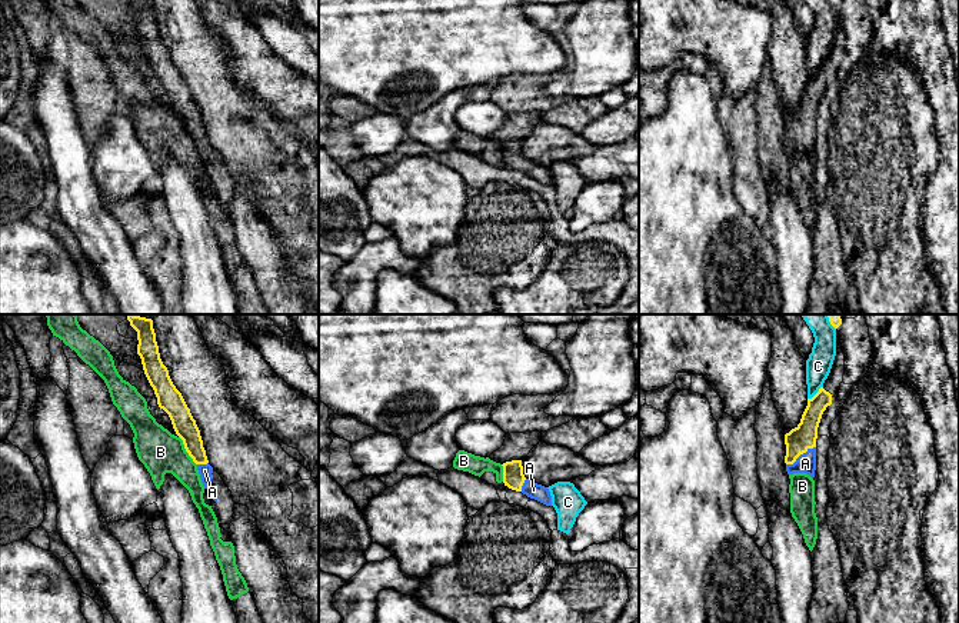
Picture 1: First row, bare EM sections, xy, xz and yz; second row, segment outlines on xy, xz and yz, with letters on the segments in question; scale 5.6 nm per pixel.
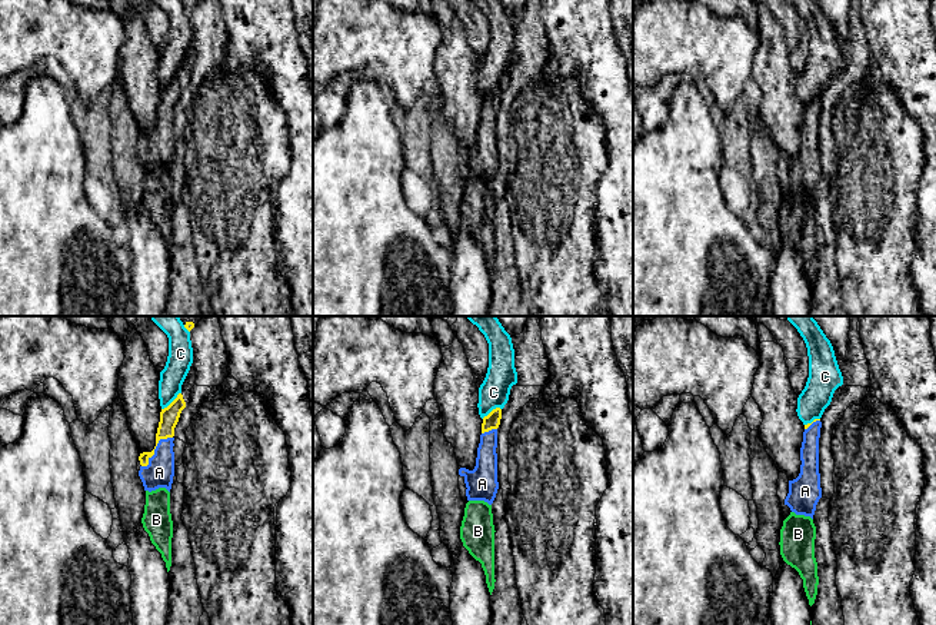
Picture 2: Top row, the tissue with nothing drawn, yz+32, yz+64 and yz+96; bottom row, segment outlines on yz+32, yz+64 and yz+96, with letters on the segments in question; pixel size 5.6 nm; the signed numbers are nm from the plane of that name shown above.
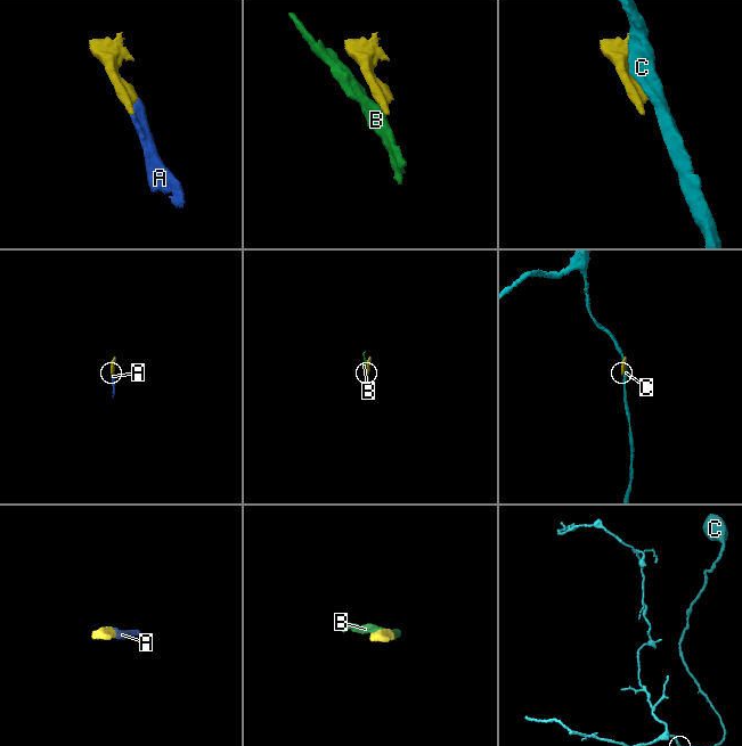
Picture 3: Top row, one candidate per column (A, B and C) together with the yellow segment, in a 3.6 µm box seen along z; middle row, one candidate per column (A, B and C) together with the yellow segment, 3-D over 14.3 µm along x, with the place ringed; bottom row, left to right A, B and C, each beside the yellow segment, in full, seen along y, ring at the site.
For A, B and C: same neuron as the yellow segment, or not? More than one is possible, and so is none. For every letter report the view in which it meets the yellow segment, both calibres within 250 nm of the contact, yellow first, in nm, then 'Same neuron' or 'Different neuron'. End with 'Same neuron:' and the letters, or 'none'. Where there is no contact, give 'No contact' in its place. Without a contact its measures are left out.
A: Touches yellow in yz. Thickness 150 nm (yellow) against 110 nm. Same neuron
B: Touches yellow in xy. Thickness 130 nm (yellow) against 240 nm. Different neuron
C: Touches yellow in yz. Thickness 140 nm (yellow) against 140 nm. Different neuron
Same neuron: A

